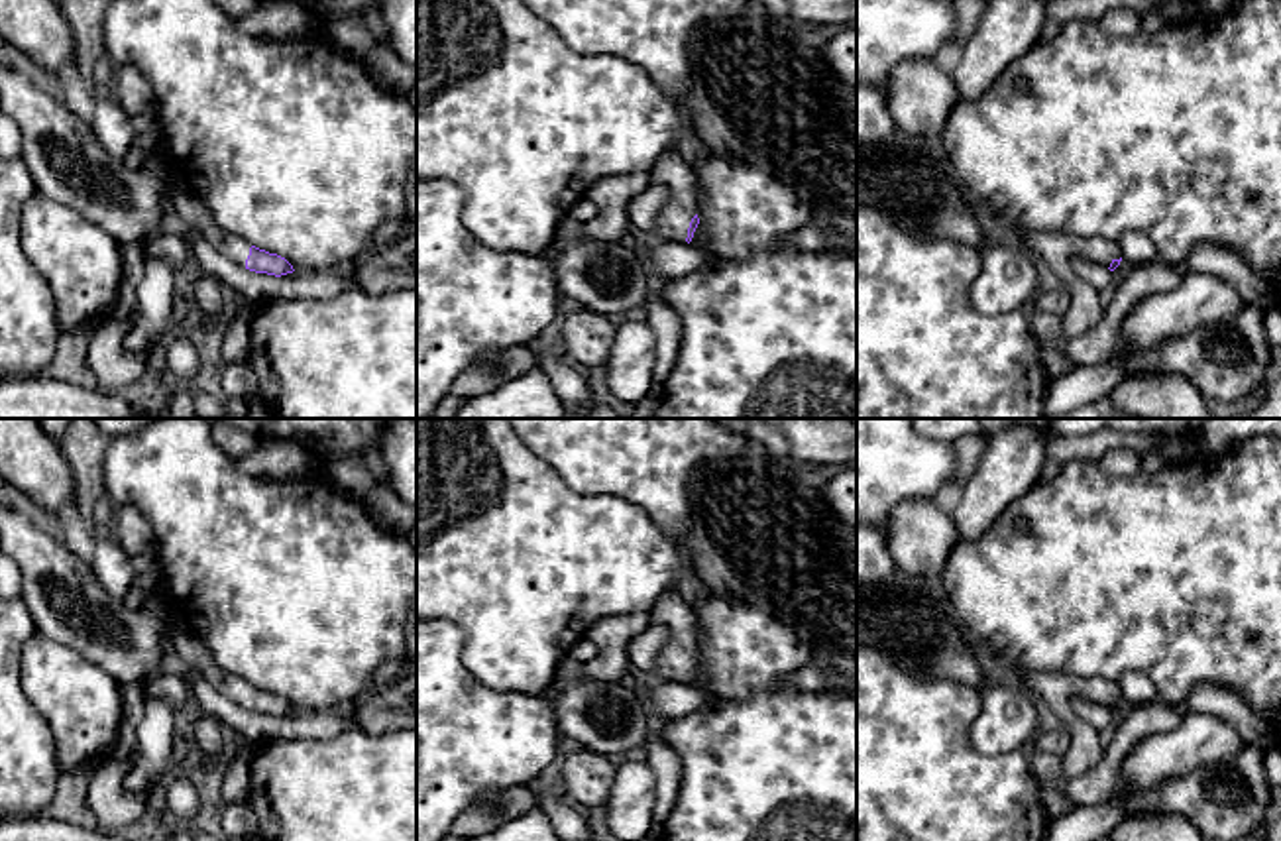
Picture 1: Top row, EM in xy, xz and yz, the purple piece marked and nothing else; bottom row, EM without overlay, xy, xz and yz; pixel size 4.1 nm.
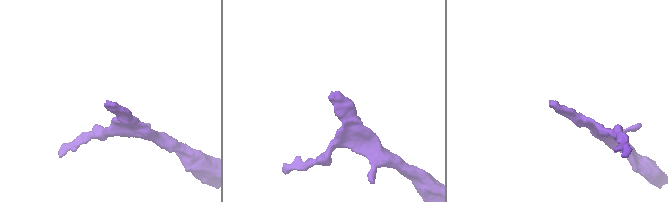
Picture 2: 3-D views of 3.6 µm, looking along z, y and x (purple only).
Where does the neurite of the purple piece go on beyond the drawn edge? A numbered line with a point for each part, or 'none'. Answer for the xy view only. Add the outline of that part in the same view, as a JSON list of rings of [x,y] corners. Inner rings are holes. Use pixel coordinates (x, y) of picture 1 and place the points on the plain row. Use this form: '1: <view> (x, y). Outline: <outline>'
1: xy (191, 649). Outline: [[[175,629],[173,646],[187,666],[198,672],[210,686],[234,703],[246,707],[251,684],[222,670],[198,637],[189,631]]]

